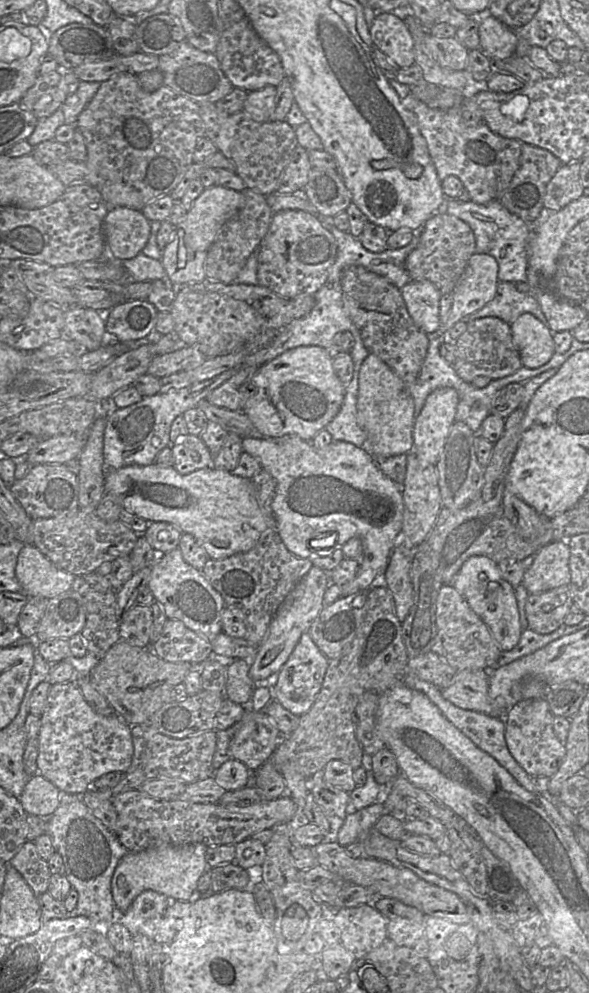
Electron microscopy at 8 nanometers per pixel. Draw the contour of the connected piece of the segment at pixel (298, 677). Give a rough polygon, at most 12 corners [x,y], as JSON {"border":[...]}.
{"border":[[304,632],[278,672],[275,699],[297,716],[319,694],[329,665]]}

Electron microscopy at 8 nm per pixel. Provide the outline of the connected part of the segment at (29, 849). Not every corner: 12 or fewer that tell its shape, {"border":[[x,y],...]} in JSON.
{"border":[[27,840],[8,864],[37,898],[51,873],[34,841]]}

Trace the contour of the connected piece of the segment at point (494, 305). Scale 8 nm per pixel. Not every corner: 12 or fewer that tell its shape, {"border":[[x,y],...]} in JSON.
{"border":[[500,281],[495,298],[462,321],[498,317],[511,325],[524,313],[544,324],[535,295]]}

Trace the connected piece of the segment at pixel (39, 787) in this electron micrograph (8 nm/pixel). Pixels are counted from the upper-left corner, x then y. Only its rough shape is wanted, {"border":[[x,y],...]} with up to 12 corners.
{"border":[[41,774],[19,797],[27,814],[48,817],[60,790]]}

